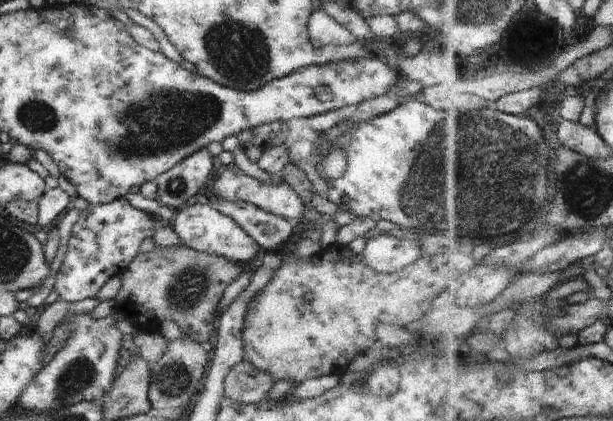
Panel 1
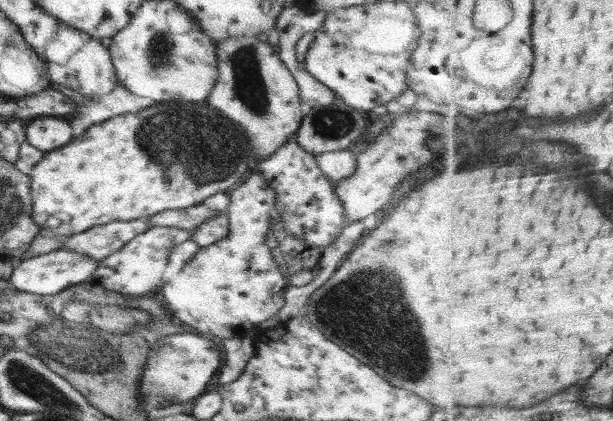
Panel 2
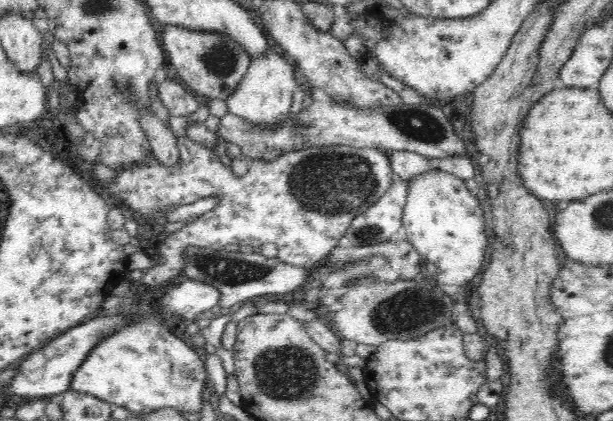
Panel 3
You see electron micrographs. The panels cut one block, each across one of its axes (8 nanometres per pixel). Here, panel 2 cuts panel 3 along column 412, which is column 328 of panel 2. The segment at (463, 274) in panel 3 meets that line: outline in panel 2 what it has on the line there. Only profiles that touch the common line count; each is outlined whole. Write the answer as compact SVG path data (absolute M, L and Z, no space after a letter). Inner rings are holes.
M297 135L291 136L288 142L281 146L272 156L269 156L262 164L258 166L264 180L274 189L276 198L275 206L279 210L281 220L283 220L284 232L293 234L297 238L303 238L305 244L310 249L316 248L318 254L321 254L322 249L330 246L335 238L343 231L347 224L347 218L344 214L344 206L336 196L334 185L325 177L325 174L320 171L316 164L316 157L309 152L306 152L298 143Z

